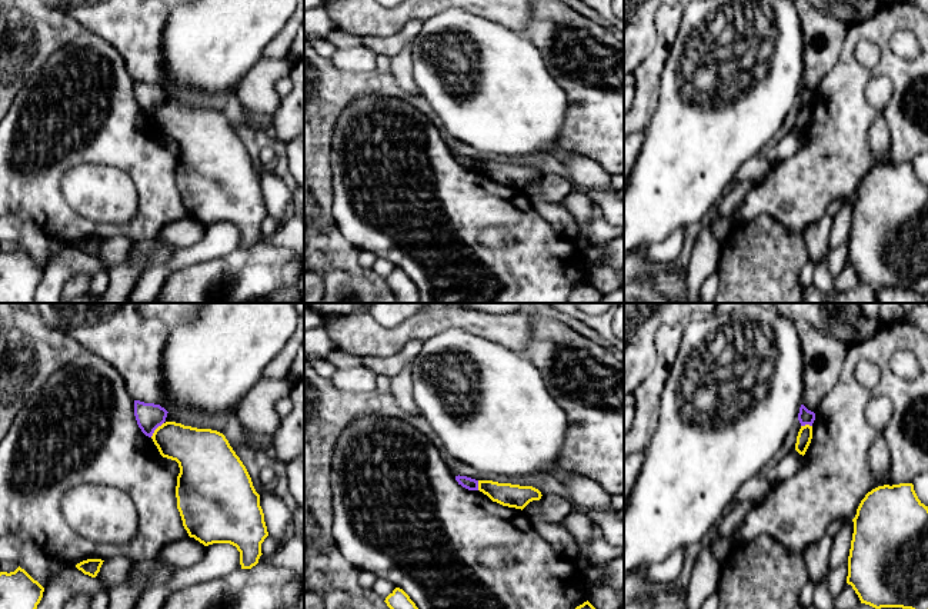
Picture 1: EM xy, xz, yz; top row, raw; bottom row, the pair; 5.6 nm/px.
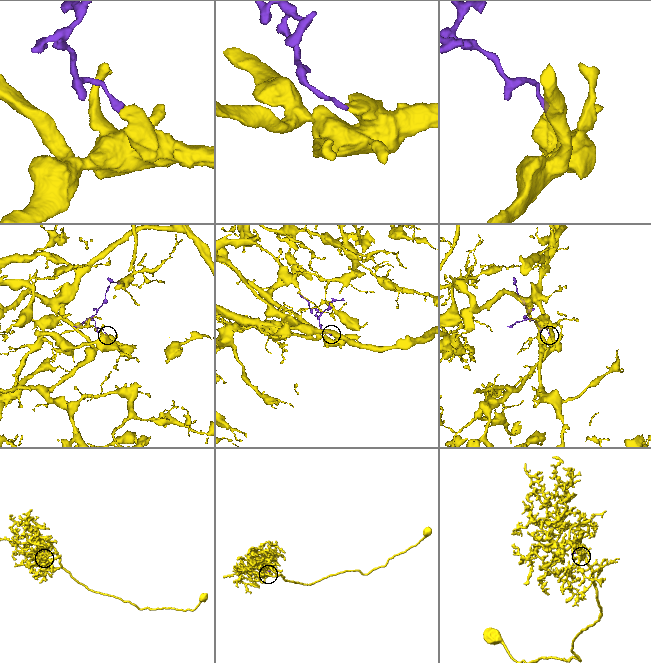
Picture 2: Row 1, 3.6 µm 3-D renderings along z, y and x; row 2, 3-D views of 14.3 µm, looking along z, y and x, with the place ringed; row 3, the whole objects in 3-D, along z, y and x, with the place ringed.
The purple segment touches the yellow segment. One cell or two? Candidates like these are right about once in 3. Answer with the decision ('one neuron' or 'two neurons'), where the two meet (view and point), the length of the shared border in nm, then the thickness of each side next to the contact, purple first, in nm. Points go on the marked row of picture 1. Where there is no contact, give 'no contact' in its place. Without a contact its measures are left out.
two neurons; contact xy (156, 428); length 120 nm; calibres 150 and 240 nm

